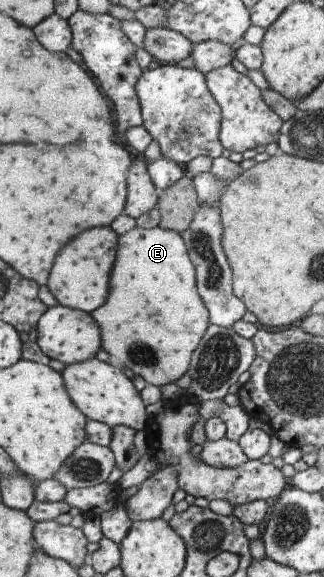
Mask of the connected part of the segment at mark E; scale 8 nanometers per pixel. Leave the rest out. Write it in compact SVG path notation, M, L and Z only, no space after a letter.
M157 225L148 229L136 226L120 235L106 302L91 315L101 330L101 347L121 360L136 376L142 376L148 385L166 386L189 372L192 353L211 322L208 309L198 294L195 266L181 233Z

